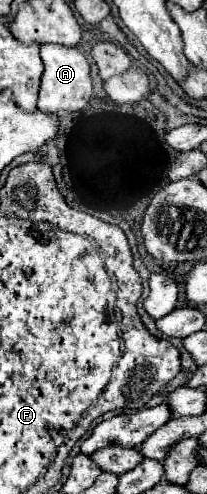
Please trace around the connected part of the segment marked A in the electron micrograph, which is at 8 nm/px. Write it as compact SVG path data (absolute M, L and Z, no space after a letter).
M43 45L41 47L41 61L43 61L43 75L39 87L39 109L43 113L57 115L61 111L81 111L91 97L91 77L89 77L89 63L85 55L75 47L65 45Z

